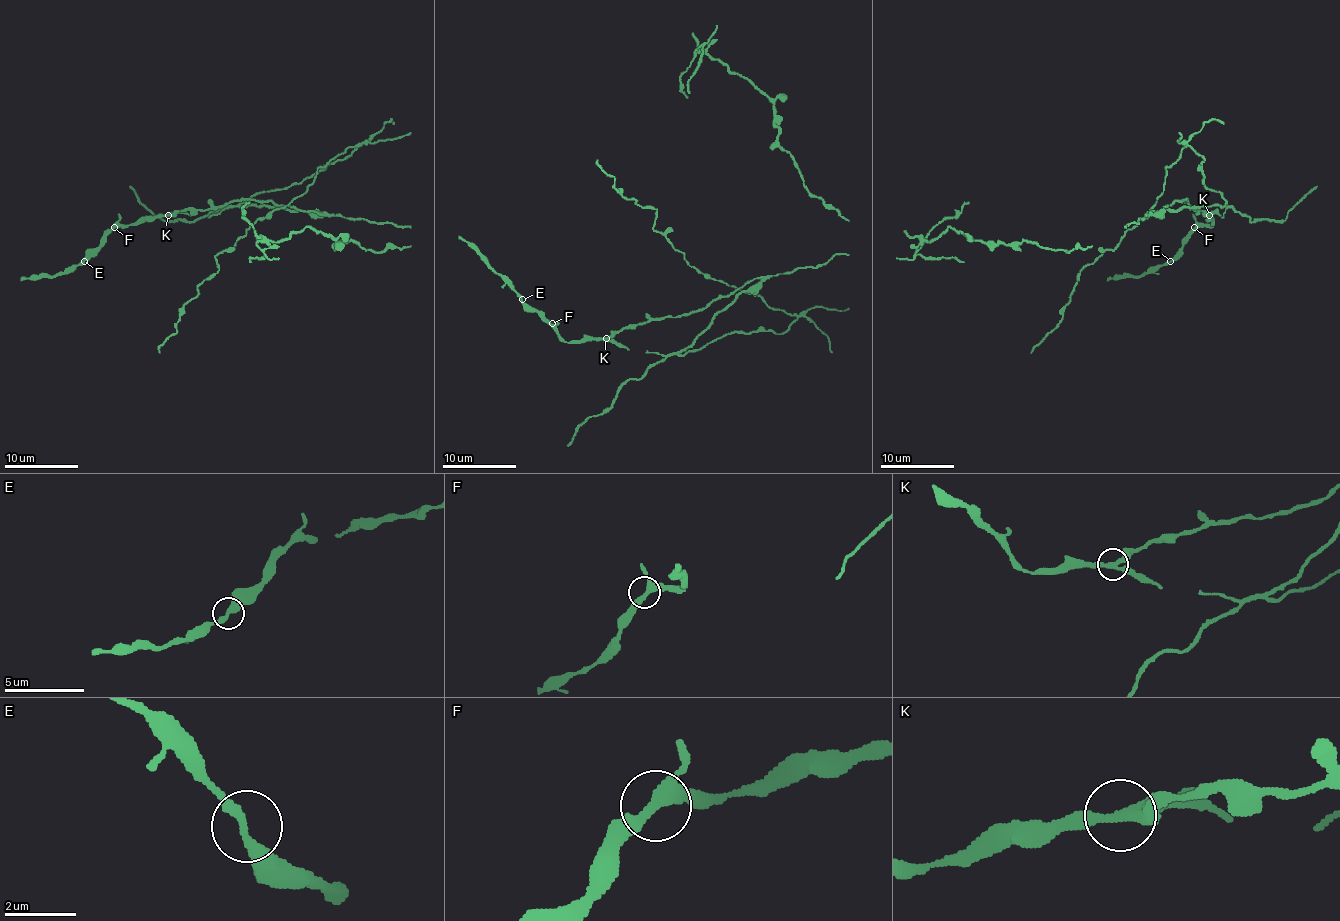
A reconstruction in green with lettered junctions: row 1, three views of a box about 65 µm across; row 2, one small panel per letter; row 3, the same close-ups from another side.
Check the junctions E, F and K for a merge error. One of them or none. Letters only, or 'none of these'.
K

